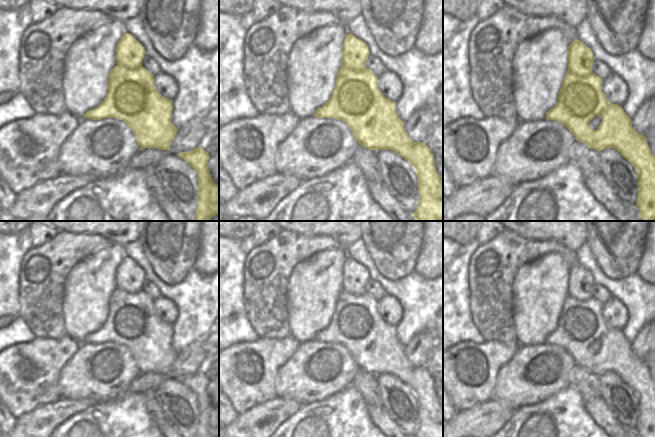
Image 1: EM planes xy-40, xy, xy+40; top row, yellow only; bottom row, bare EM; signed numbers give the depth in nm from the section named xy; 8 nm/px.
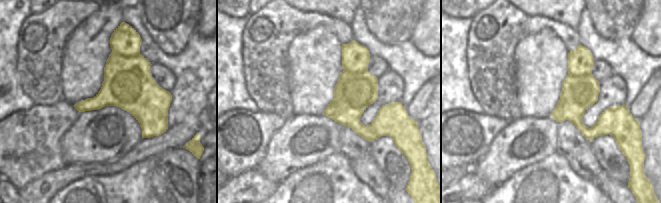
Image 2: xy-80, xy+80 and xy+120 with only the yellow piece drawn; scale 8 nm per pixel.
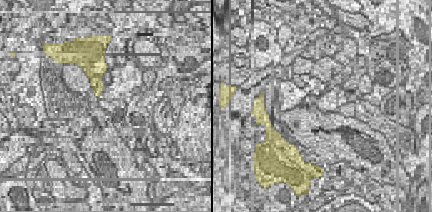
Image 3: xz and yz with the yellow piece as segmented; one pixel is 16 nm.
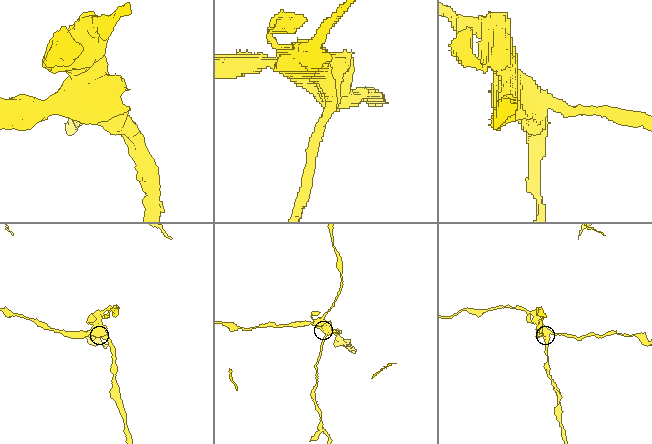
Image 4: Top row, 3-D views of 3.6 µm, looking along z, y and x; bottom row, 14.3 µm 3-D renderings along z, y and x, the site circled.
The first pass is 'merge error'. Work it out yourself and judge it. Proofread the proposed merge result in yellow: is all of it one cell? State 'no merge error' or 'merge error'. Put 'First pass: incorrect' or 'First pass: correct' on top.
First pass: correct
merge error

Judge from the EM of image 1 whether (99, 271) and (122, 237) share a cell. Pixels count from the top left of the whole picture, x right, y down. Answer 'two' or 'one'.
two

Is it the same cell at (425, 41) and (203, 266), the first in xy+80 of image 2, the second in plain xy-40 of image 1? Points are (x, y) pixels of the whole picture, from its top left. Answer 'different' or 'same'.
same

